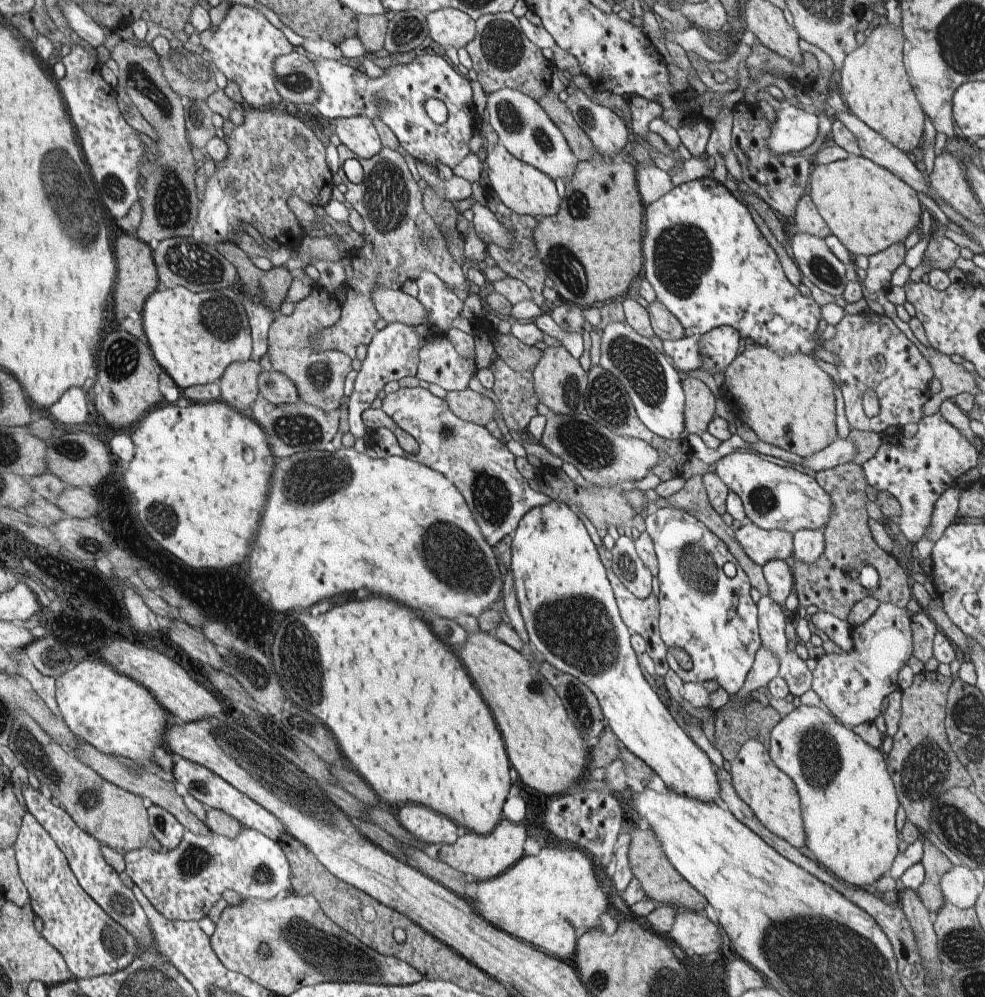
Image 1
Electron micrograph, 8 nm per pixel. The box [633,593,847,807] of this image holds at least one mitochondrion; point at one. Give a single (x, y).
(820, 757)

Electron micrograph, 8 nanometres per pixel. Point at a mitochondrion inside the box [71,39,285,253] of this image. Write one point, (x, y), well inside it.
(173, 211)

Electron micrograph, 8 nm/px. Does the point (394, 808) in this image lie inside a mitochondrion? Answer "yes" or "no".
no

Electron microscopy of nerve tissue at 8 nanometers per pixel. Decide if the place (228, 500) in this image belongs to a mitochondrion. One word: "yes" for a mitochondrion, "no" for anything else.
no

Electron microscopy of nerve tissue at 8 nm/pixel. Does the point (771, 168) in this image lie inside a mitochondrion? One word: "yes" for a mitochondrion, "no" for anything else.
no

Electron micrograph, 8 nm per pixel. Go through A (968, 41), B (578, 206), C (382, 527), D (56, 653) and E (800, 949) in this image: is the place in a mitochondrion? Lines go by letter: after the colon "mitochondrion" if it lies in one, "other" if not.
A: mitochondrion
B: mitochondrion
C: other
D: mitochondrion
E: mitochondrion

